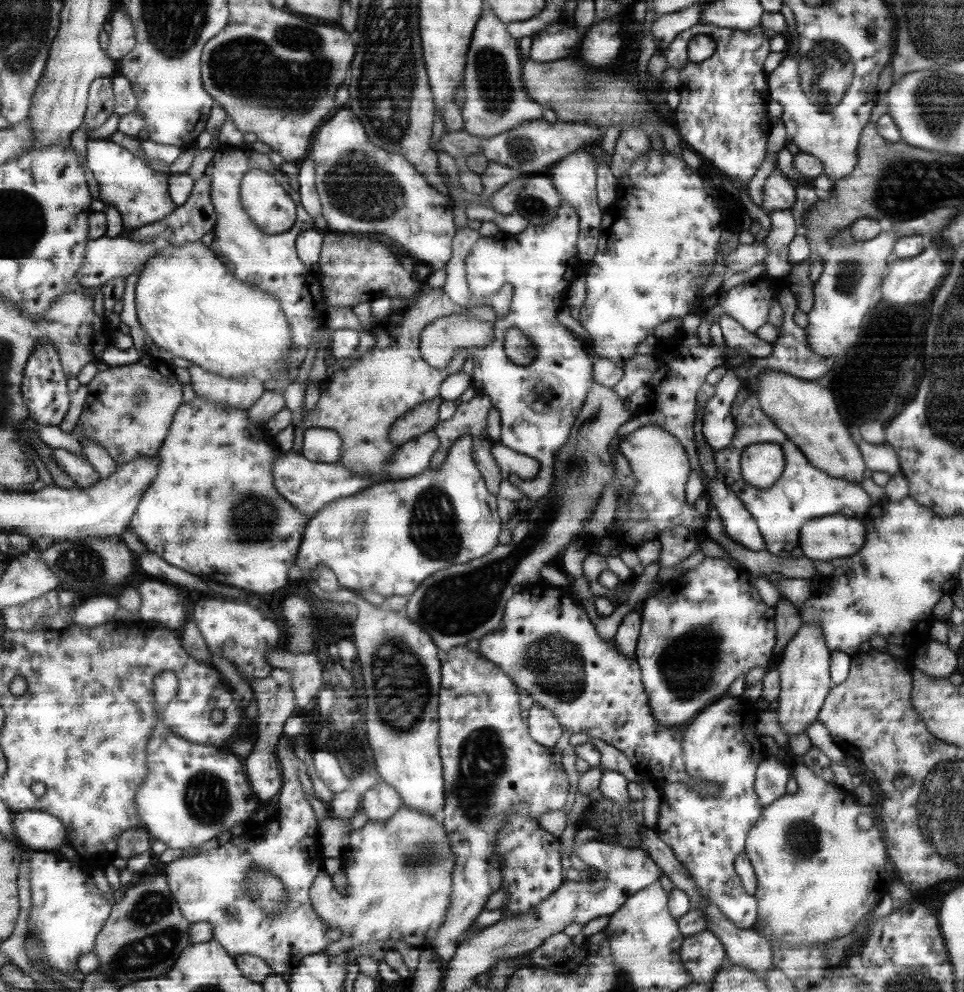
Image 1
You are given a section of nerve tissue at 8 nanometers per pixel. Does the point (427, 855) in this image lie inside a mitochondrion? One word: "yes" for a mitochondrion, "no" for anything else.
yes

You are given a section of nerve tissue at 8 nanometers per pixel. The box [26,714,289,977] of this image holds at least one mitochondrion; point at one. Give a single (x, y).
(148, 952)

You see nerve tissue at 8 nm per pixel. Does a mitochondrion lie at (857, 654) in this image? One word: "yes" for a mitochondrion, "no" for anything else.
no

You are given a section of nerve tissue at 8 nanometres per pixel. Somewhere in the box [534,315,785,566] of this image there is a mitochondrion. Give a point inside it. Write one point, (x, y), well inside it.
(598, 406)

